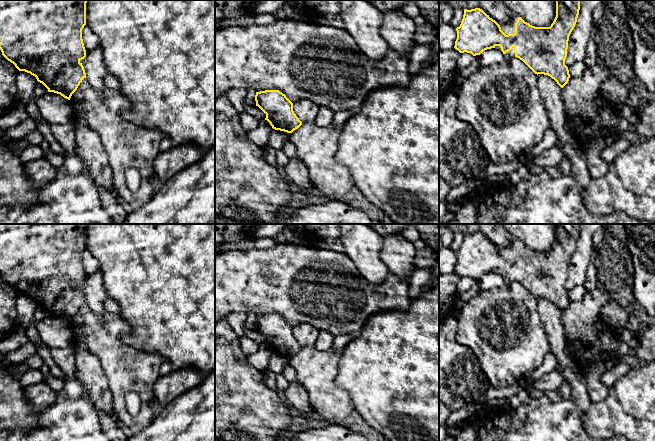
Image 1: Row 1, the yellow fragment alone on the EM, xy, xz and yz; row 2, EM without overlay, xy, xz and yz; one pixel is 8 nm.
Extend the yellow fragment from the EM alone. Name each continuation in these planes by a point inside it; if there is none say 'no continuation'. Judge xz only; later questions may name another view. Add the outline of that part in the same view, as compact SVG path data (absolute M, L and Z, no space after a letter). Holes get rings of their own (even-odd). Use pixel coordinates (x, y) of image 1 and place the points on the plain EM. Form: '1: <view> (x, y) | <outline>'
no continuation

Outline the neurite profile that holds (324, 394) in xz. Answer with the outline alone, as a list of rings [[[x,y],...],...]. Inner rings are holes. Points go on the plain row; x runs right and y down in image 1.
[[[314,345],[304,346],[289,357],[298,381],[309,395],[310,405],[326,420],[340,420],[353,411],[348,392],[335,384],[342,351],[319,351]]]

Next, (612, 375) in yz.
[[[619,361],[616,365],[606,370],[601,375],[601,382],[608,388],[612,387],[622,376],[624,376],[632,367]]]

